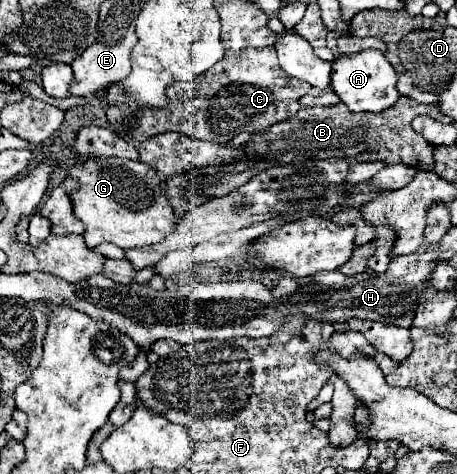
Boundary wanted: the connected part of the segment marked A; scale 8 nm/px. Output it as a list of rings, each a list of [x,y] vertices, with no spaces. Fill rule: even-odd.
[[[369,48],[369,50],[357,52],[357,54],[339,56],[333,62],[333,70],[331,70],[333,92],[353,112],[383,112],[389,106],[393,106],[399,98],[395,84],[397,84],[397,72],[393,70],[393,66],[387,62],[383,52],[379,52],[379,50]]]

